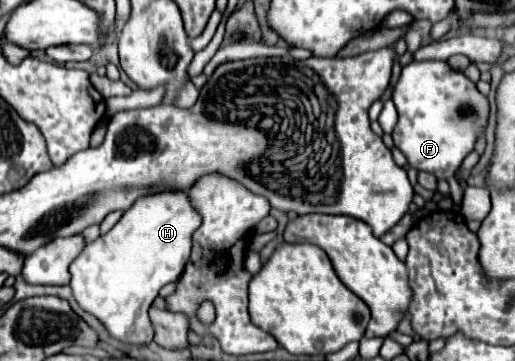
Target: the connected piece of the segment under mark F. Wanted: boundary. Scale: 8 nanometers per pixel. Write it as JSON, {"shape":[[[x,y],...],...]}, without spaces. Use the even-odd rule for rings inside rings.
{"shape":[[[418,61],[406,65],[392,101],[398,109],[398,125],[392,133],[394,145],[408,157],[414,169],[432,173],[444,181],[454,177],[462,161],[474,151],[476,141],[484,137],[490,117],[488,97],[462,71],[452,69],[448,61]]]}

